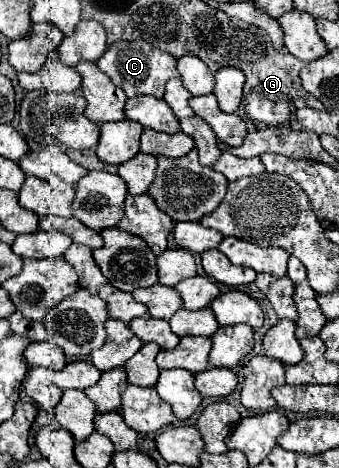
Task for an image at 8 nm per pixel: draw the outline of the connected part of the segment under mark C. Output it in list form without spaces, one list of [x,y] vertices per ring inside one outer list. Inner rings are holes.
[[[133,40],[133,42],[115,42],[107,48],[107,52],[97,60],[97,66],[119,86],[125,90],[129,98],[149,94],[155,98],[163,98],[165,94],[165,84],[171,78],[179,78],[177,70],[177,60],[171,54],[165,54],[147,42]]]

